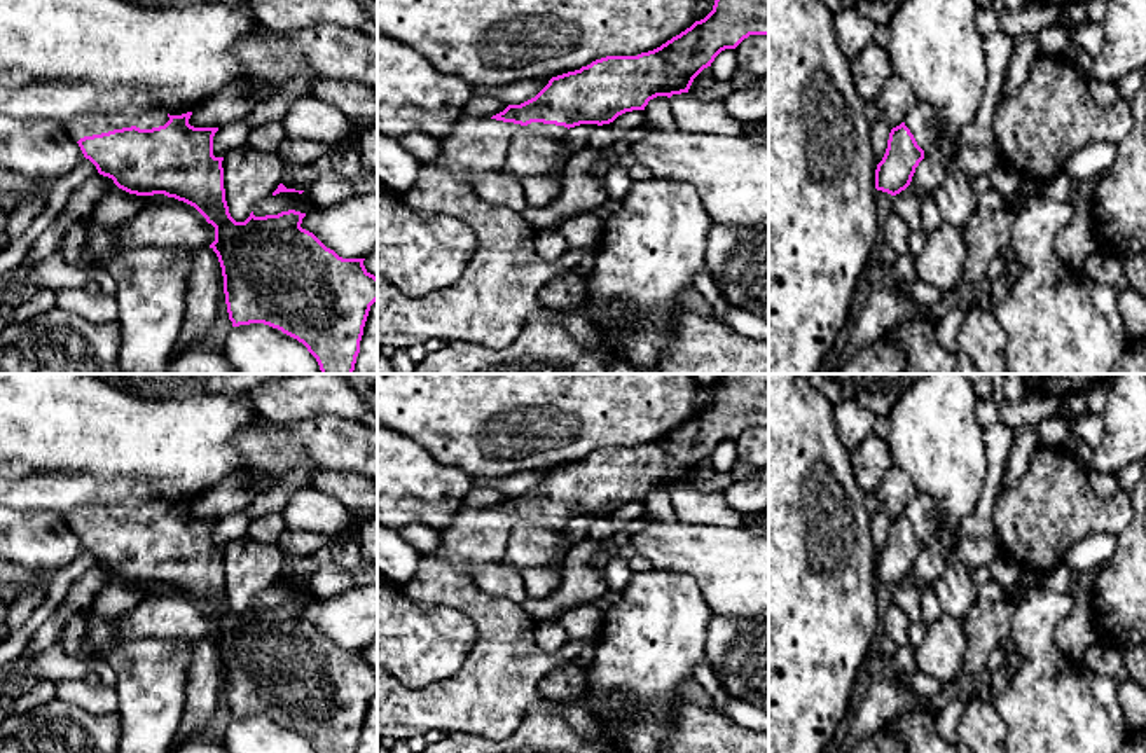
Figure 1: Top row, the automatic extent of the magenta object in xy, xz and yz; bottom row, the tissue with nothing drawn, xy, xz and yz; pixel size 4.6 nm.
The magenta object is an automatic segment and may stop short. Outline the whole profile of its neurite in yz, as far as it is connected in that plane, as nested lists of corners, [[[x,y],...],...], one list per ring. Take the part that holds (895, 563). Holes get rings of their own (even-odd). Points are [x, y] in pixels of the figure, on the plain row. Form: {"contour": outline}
{"contour": [[[917,493],[903,514],[891,521],[887,540],[875,561],[875,580],[891,587],[905,582],[924,543],[943,531],[936,503]]]}

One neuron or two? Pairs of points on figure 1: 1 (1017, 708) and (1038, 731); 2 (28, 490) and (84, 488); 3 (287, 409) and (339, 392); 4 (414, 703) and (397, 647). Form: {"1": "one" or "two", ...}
{"1": "one", "2": "one", "3": "one", "4": "two"}

